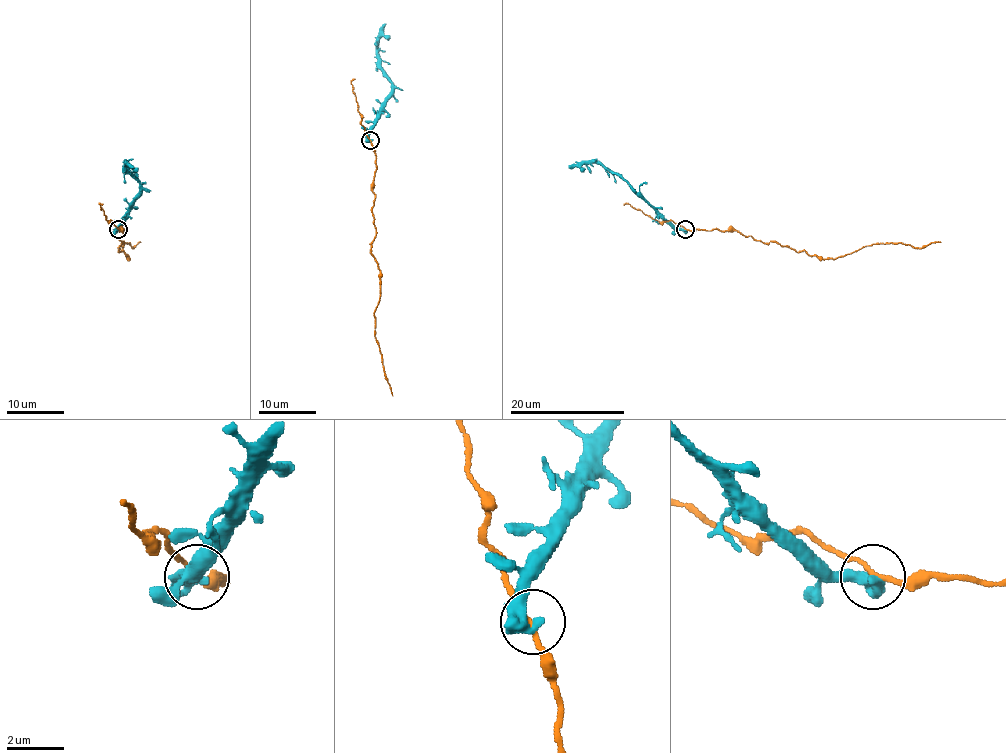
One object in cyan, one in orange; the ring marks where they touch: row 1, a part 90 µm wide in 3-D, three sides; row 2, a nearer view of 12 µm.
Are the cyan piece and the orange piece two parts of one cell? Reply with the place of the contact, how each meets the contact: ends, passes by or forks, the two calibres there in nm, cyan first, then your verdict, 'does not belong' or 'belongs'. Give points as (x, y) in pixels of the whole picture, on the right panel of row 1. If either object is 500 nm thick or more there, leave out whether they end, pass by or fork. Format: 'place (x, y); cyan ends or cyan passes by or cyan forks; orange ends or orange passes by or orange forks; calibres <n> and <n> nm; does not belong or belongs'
place (685, 229); cyan ends; orange passes by; calibres 400 and 140 nm; does not belong

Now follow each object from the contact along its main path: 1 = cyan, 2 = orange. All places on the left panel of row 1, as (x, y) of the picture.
1: (118, 229), (128, 205), (138, 193), (139, 183), (125, 165), (134, 167)
2: (118, 229), (124, 230), (120, 252), (128, 259), (122, 243), (132, 247), (141, 242)

